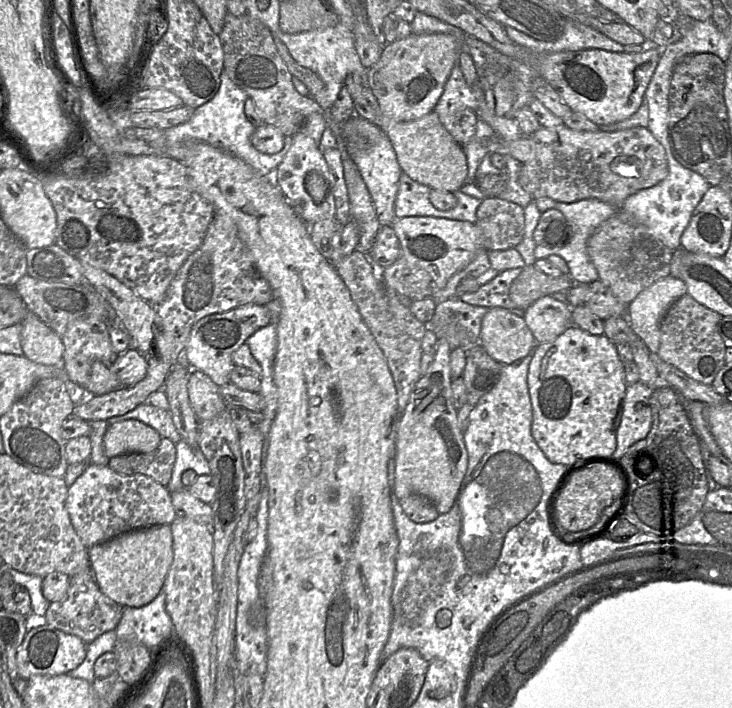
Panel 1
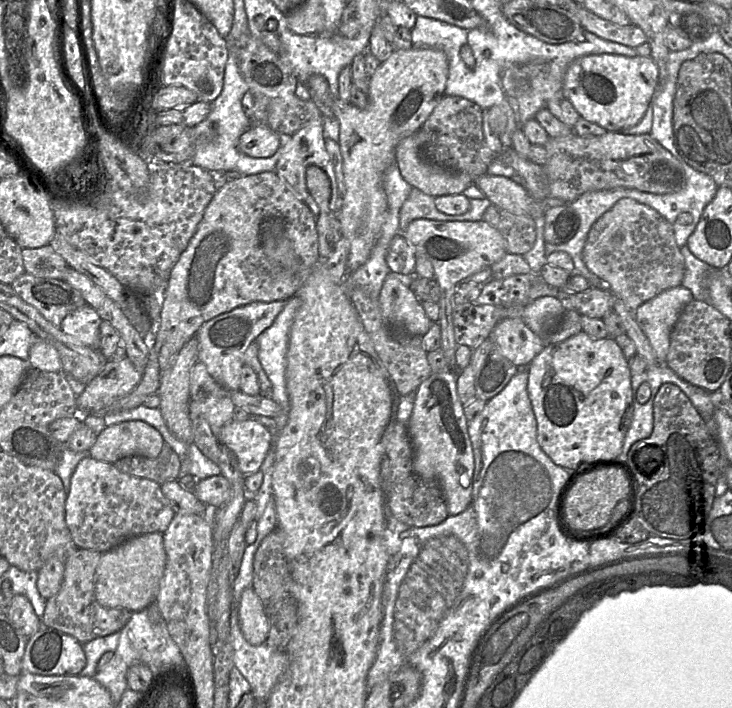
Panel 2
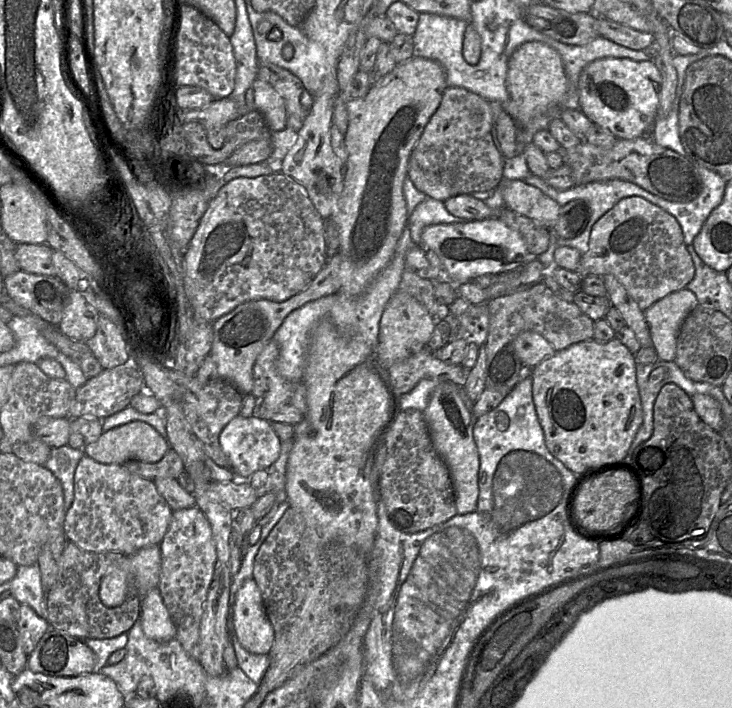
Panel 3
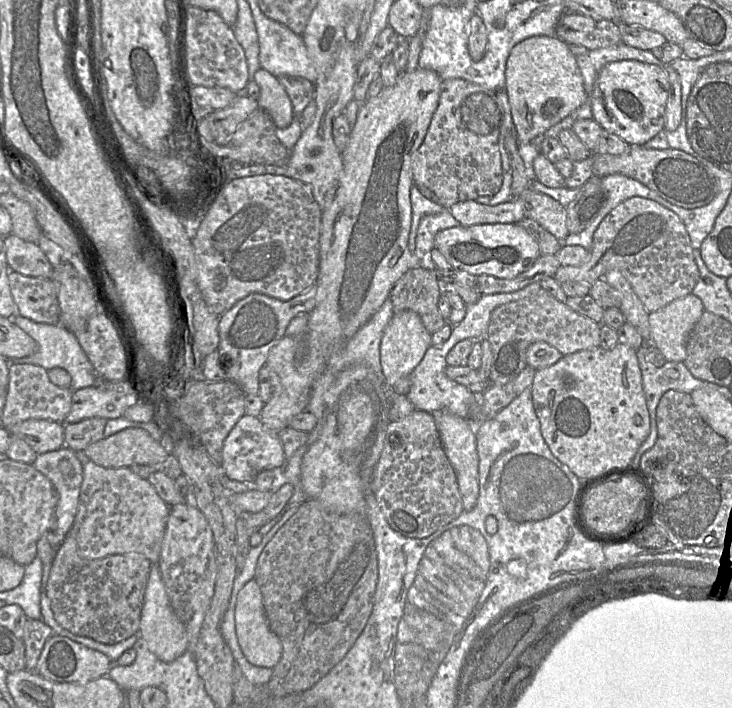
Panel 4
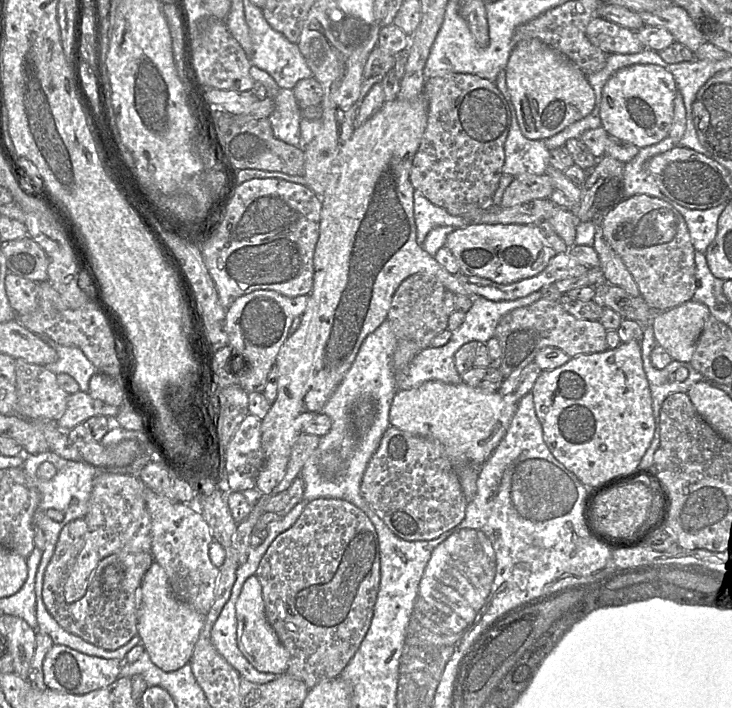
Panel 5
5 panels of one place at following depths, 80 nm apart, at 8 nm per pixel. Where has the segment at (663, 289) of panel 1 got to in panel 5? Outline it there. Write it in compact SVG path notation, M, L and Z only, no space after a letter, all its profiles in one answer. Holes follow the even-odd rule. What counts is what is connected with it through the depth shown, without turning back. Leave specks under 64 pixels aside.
M693 299L668 310L656 312L651 324L657 344L674 360L690 362L710 315L706 305Z

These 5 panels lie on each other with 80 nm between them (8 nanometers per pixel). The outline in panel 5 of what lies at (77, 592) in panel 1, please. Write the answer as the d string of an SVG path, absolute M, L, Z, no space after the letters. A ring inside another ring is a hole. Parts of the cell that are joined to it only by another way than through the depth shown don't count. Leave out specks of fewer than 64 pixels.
M84 518L74 519L62 528L45 570L43 601L52 617L67 632L100 648L116 650L137 635L139 589L154 559L151 552L131 551L118 551L104 557L90 576L85 595L76 602L68 603L64 597L64 585L85 544L86 532Z

